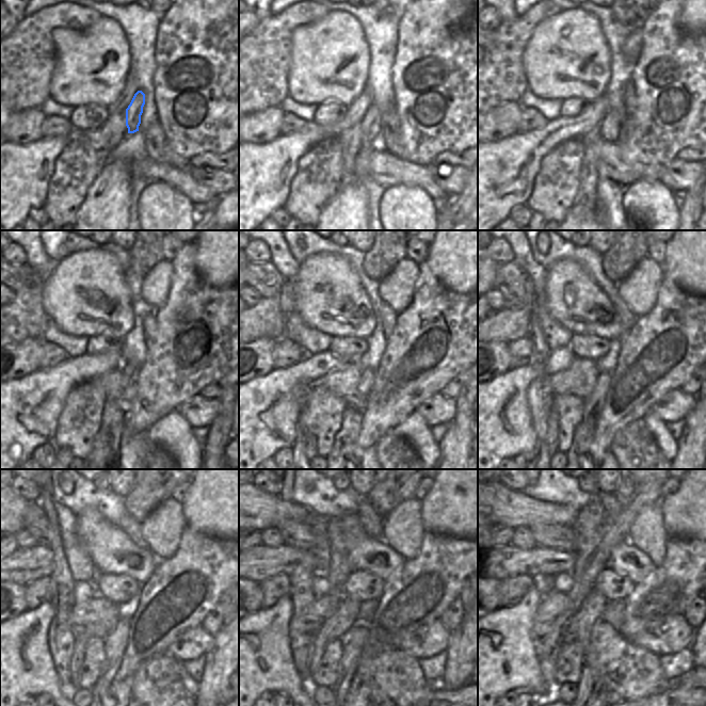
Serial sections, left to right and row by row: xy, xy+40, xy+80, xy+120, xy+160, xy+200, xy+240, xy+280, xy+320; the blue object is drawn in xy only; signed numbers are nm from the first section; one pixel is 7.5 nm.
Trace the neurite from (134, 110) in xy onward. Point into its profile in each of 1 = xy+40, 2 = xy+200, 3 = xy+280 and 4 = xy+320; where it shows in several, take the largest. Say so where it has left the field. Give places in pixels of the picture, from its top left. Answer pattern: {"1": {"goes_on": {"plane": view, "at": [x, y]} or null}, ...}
{"1": {"goes_on": {"plane": "xy+40", "at": [371, 125]}}, "2": {"goes_on": {"plane": "xy+200", "at": [593, 404]}}, "3": {"goes_on": {"plane": "xy+280", "at": [353, 642]}}, "4": {"goes_on": {"plane": "xy+320", "at": [584, 685]}}}

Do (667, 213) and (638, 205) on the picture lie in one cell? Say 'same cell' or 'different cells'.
same cell

